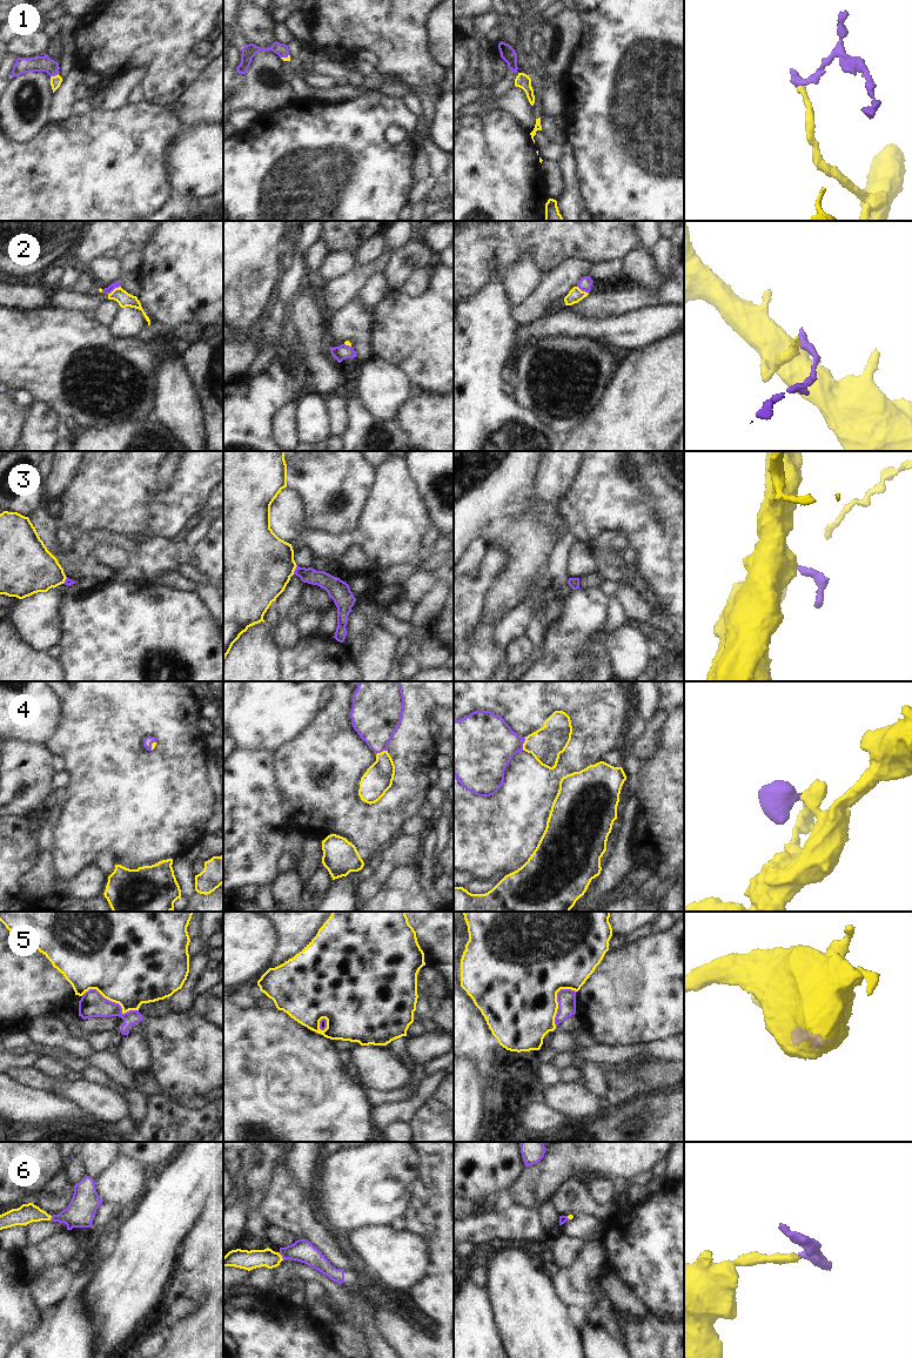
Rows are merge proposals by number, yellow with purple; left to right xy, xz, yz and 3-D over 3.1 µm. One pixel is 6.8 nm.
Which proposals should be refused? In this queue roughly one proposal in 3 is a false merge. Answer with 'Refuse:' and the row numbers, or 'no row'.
Refuse: 2, 5

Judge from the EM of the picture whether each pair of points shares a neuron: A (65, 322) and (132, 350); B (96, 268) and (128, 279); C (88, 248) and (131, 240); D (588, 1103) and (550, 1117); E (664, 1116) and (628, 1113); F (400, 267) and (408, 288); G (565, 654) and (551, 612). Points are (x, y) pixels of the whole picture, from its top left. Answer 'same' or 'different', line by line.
A: same
B: same
C: same
D: different
E: same
F: different
G: different

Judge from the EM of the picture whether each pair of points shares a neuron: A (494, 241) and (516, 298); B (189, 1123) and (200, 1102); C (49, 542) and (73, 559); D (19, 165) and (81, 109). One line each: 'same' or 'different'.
A: different
B: different
C: same
D: different

